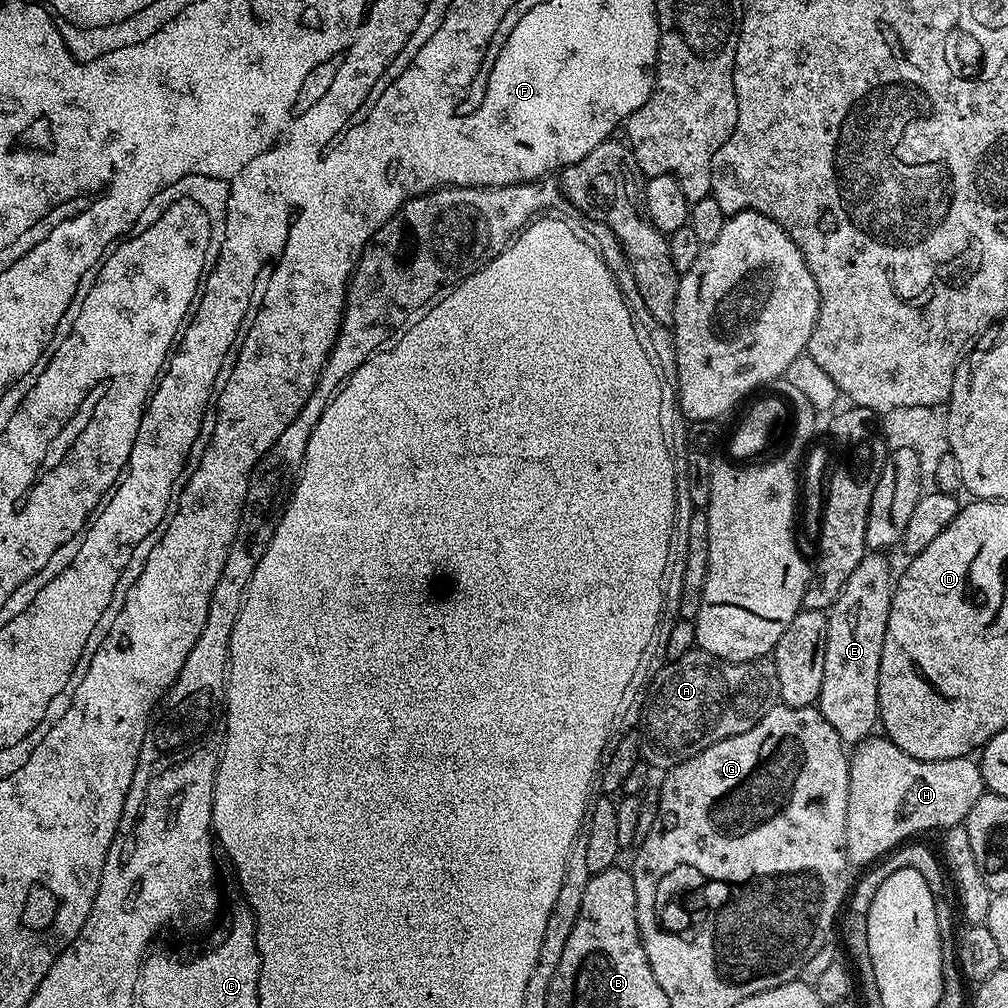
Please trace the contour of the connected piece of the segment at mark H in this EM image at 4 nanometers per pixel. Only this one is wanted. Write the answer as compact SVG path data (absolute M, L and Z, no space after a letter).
M876 734L855 745L848 761L850 794L846 806L846 846L849 865L871 865L909 838L931 828L963 825L974 802L986 789L975 759L963 756L930 762L910 758L894 742Z

